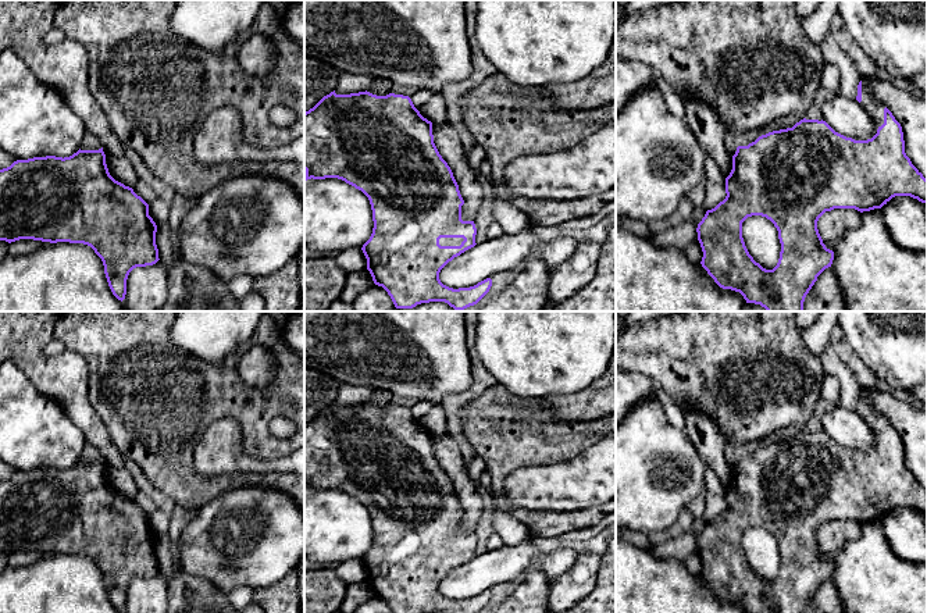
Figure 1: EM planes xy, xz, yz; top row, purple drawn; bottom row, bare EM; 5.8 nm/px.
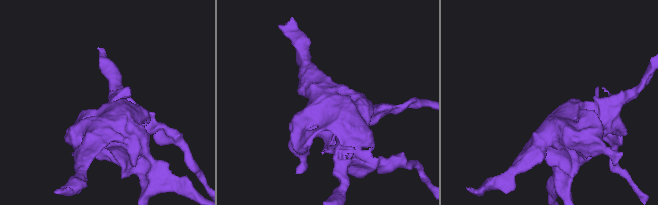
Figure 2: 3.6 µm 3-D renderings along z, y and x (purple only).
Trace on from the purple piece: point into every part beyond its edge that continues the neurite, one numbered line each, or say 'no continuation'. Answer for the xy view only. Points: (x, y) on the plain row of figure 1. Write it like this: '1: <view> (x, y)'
no continuation

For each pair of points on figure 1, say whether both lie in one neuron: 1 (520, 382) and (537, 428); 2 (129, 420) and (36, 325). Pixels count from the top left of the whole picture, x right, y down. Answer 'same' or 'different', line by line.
1: different
2: different

